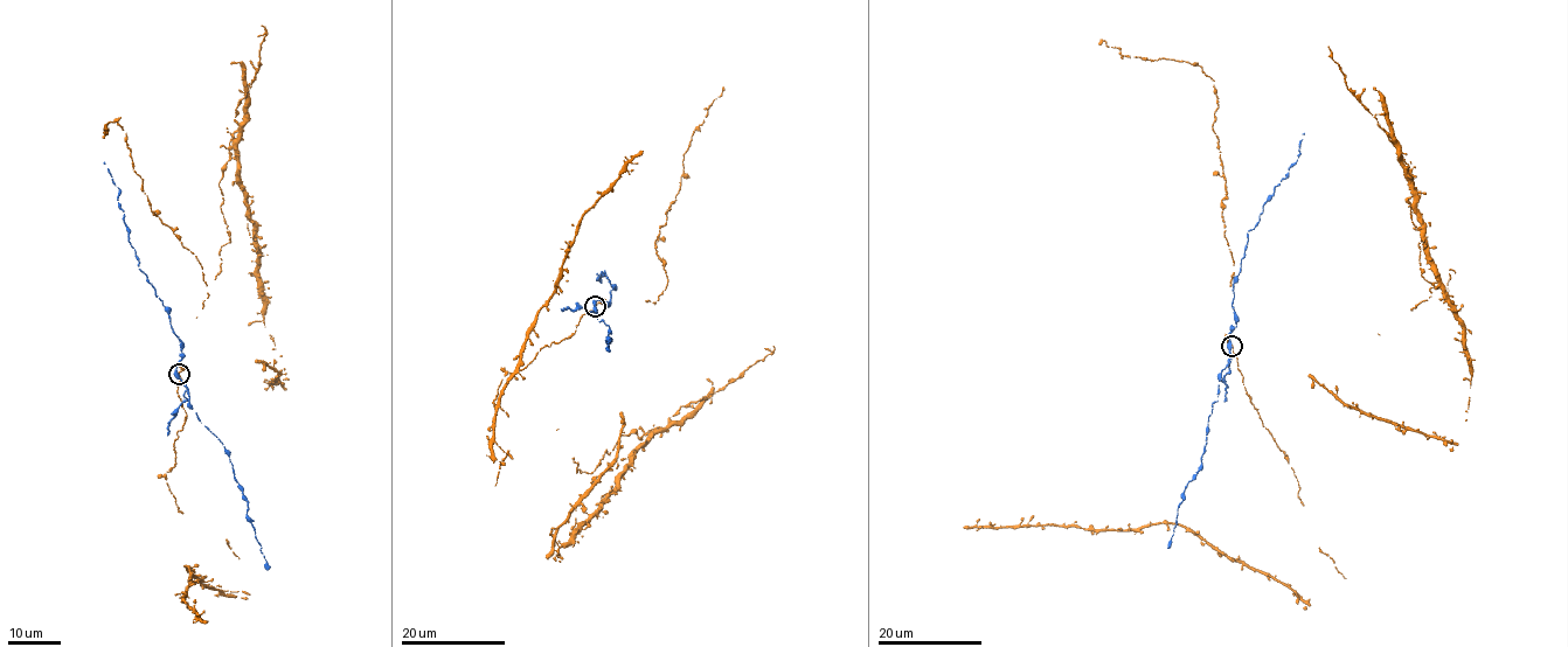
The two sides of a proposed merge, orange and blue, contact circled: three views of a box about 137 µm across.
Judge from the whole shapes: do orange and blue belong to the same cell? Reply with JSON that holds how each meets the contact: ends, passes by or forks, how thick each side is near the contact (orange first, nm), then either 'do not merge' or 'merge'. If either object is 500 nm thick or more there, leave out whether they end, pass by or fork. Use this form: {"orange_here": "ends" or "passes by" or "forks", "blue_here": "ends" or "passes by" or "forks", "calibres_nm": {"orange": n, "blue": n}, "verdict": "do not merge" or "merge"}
{"orange_here": "ends", "blue_here": "passes by", "calibres_nm": {"orange": 200, "blue": 440}, "verdict": "do not merge"}

